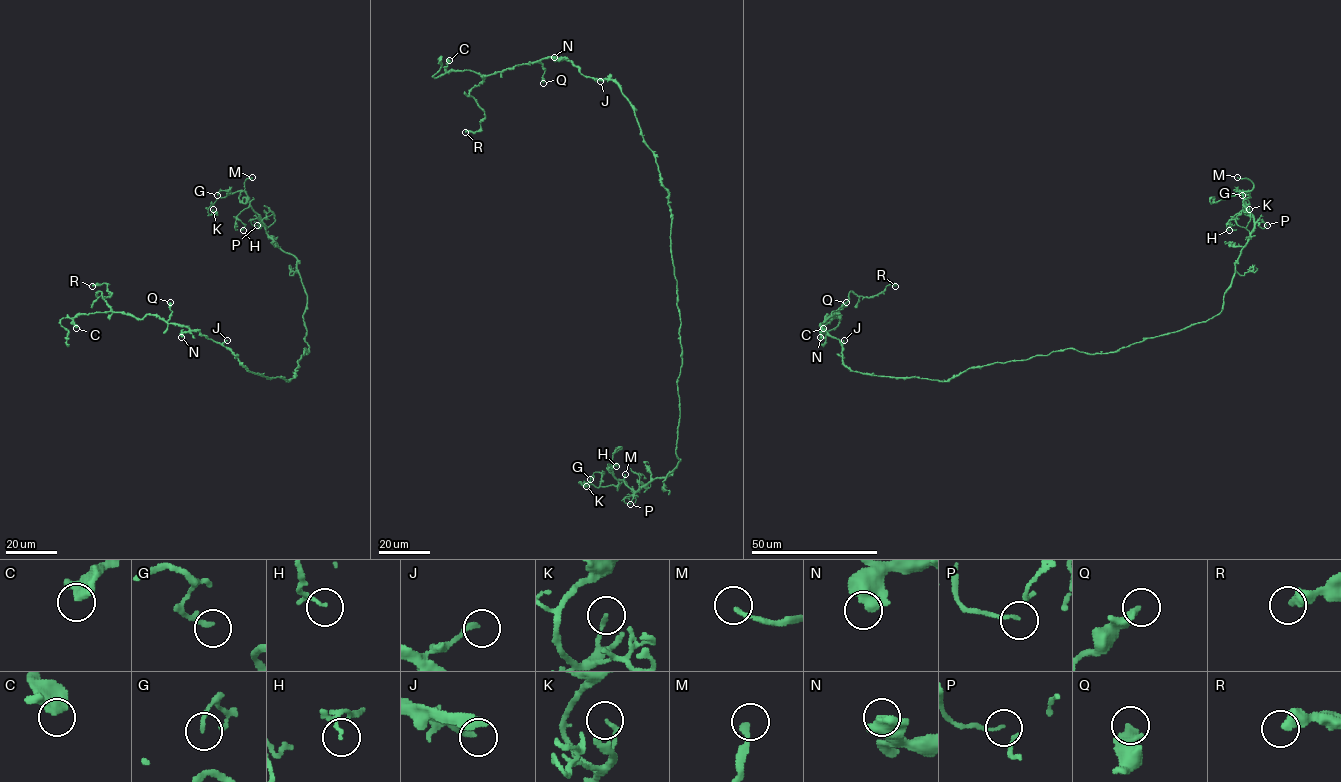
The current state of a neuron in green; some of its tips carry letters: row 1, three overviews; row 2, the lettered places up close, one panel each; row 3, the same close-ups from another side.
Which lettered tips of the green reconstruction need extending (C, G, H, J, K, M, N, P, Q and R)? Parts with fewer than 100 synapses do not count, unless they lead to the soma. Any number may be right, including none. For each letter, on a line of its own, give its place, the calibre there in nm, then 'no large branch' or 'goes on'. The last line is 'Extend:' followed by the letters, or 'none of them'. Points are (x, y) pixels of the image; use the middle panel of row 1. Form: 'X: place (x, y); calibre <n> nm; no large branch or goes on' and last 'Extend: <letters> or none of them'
C: place (449, 60); calibre 400 nm; no large branch
G: place (590, 479); calibre 180 nm; no large branch
H: place (616, 466); calibre 90 nm; no large branch
J: place (600, 81); calibre 190 nm; no large branch
K: place (586, 486); calibre 140 nm; no large branch
M: place (625, 474); calibre 200 nm; goes on
N: place (554, 57); calibre 550 nm; no large branch
P: place (630, 504); calibre 60 nm; no large branch
Q: place (543, 83); calibre 420 nm; no large branch
R: place (465, 132); calibre 460 nm; no large branch
Extend: M

